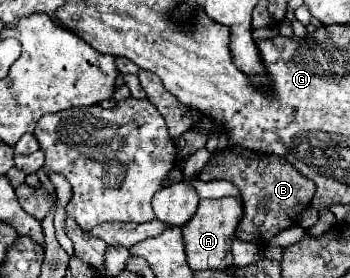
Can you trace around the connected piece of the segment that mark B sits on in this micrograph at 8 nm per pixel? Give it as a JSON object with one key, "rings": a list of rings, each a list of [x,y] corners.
{"rings":[[[215,151],[201,169],[199,179],[201,181],[217,181],[225,179],[231,181],[243,199],[245,215],[239,223],[239,237],[241,241],[249,241],[253,245],[263,245],[267,247],[271,237],[275,237],[279,231],[291,227],[297,223],[301,211],[309,207],[313,195],[315,195],[315,183],[307,177],[303,177],[291,163],[277,155],[265,155],[259,153],[261,157],[247,157],[237,151]]]}

